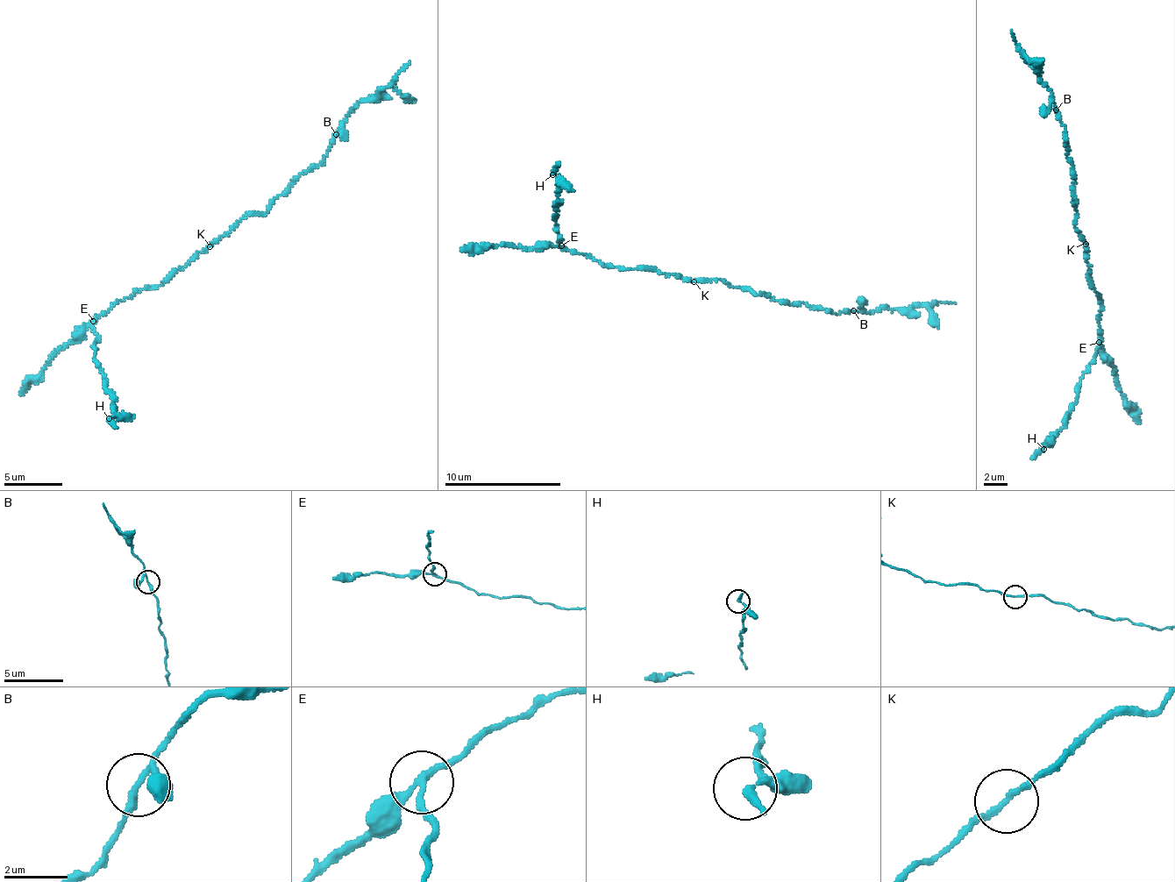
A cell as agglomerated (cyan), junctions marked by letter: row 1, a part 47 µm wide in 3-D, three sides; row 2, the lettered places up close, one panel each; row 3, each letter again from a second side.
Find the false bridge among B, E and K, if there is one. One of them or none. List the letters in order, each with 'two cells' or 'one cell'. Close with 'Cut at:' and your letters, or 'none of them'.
B: one cell
E: two cells
K: one cell
Cut at: E

